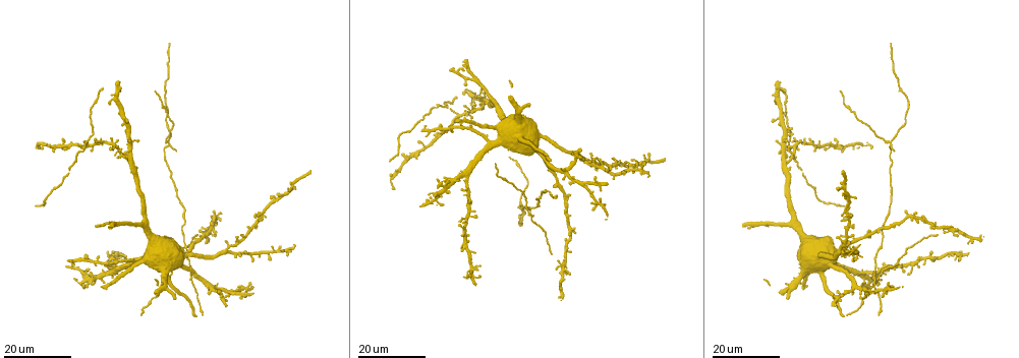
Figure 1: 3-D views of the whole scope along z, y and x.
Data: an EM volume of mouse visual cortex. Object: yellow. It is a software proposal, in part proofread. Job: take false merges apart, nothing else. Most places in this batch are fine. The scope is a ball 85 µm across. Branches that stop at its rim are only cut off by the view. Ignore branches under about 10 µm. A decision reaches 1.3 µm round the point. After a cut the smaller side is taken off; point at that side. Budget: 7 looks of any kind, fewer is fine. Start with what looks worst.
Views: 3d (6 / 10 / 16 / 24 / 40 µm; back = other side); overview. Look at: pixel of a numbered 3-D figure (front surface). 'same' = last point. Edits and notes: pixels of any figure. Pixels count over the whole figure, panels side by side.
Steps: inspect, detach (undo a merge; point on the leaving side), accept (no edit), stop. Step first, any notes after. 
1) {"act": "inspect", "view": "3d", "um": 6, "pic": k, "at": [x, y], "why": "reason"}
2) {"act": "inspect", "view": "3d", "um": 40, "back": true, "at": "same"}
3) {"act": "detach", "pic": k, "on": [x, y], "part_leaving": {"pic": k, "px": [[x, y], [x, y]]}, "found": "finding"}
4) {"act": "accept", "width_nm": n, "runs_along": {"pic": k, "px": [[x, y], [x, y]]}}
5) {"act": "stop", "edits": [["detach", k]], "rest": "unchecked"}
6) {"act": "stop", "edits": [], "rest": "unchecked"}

{"act": "inspect", "view": "3d", "um": 24, "pic": 1, "at": [169, 140], "why": "four-way junction"}

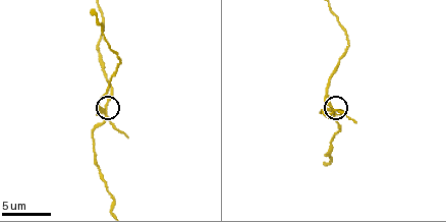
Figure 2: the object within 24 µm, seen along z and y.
{"act": "inspect", "view": "3d", "um": 10, "pic": 2, "at": [104, 114]}

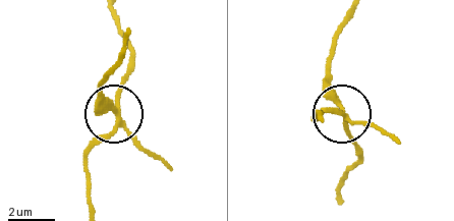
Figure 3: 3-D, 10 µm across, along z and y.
{"act": "detach", "pic": 3, "on": [98, 103], "width_nm": 200, "found": "a second cell is stuck on"}

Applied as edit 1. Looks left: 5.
{"act": "inspect", "view": "3d", "um": 16, "pic": 1, "at": [566, 175], "why": "four or more arms meet"}

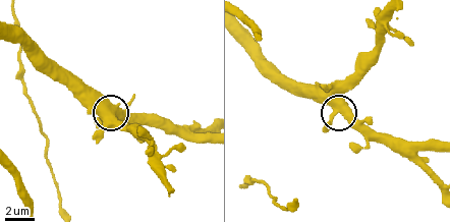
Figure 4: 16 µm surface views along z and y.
{"act": "inspect", "view": "3d", "um": 6, "pic": 4, "at": [338, 111]}

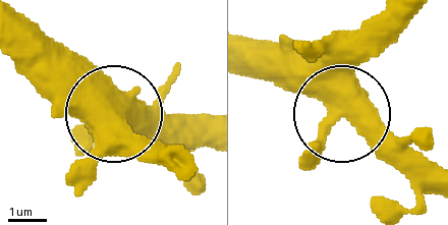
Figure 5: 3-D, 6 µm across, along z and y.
{"act": "accept", "arms": 5, "runs_along": {"pic": 5, "px": [[248, 43], [326, 92], [420, 186]]}, "found": "one cell here"}

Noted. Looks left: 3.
{"act": "inspect", "view": "3d", "um": 24, "pic": 1, "at": [562, 266], "why": "four-way junction"}

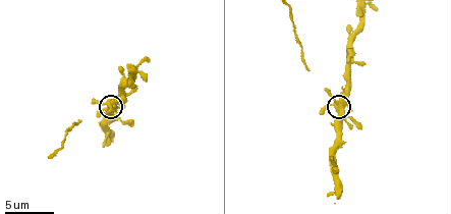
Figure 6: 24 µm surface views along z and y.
{"act": "inspect", "view": "3d", "um": 10, "pic": 6, "at": [341, 106]}

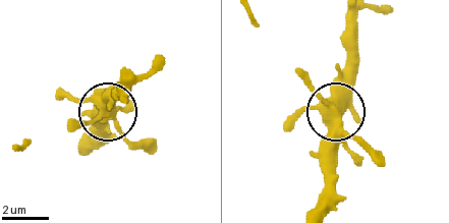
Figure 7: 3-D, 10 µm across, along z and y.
{"act": "accept", "found": "all the same cell"}

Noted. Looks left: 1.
{"act": "stop", "edits": [["detach", 3]], "rest": "unchecked"}

